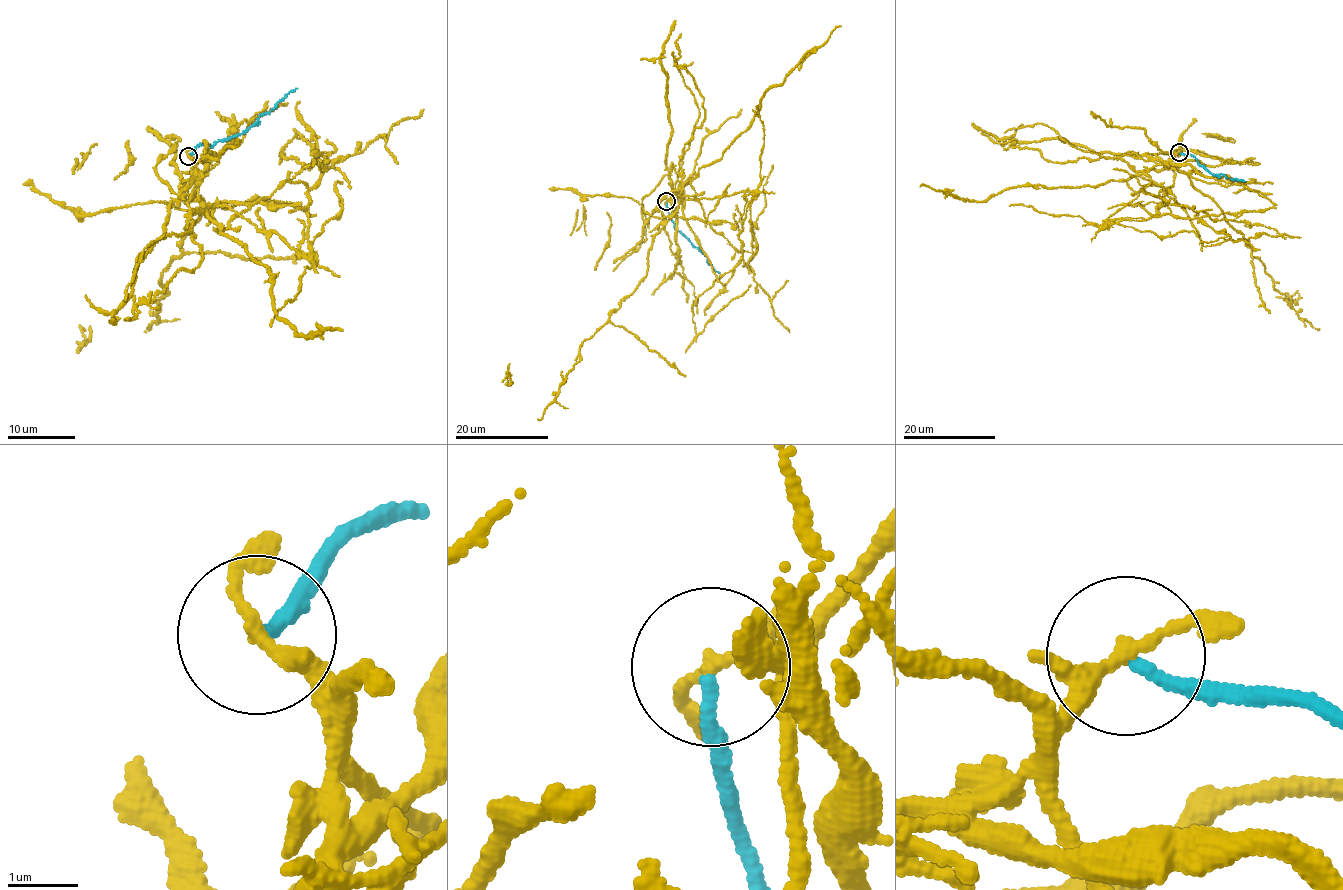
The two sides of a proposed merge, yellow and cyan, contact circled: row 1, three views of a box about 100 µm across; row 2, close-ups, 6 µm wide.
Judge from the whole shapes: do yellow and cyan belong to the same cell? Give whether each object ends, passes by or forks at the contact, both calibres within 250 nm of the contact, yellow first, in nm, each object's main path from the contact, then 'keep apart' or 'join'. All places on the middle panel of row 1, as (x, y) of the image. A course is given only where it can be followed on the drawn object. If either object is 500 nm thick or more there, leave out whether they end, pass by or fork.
yellow forks there; cyan ends there; 160 nm thick on the yellow side, 160 nm on the other; yellow runs (666, 201), (679, 189), (696, 200), (746, 191), (741, 263), (692, 306), (697, 334), (750, 284); cyan runs (666, 201), (675, 228), (692, 245), (701, 249), (707, 263), (721, 274); keep apart

